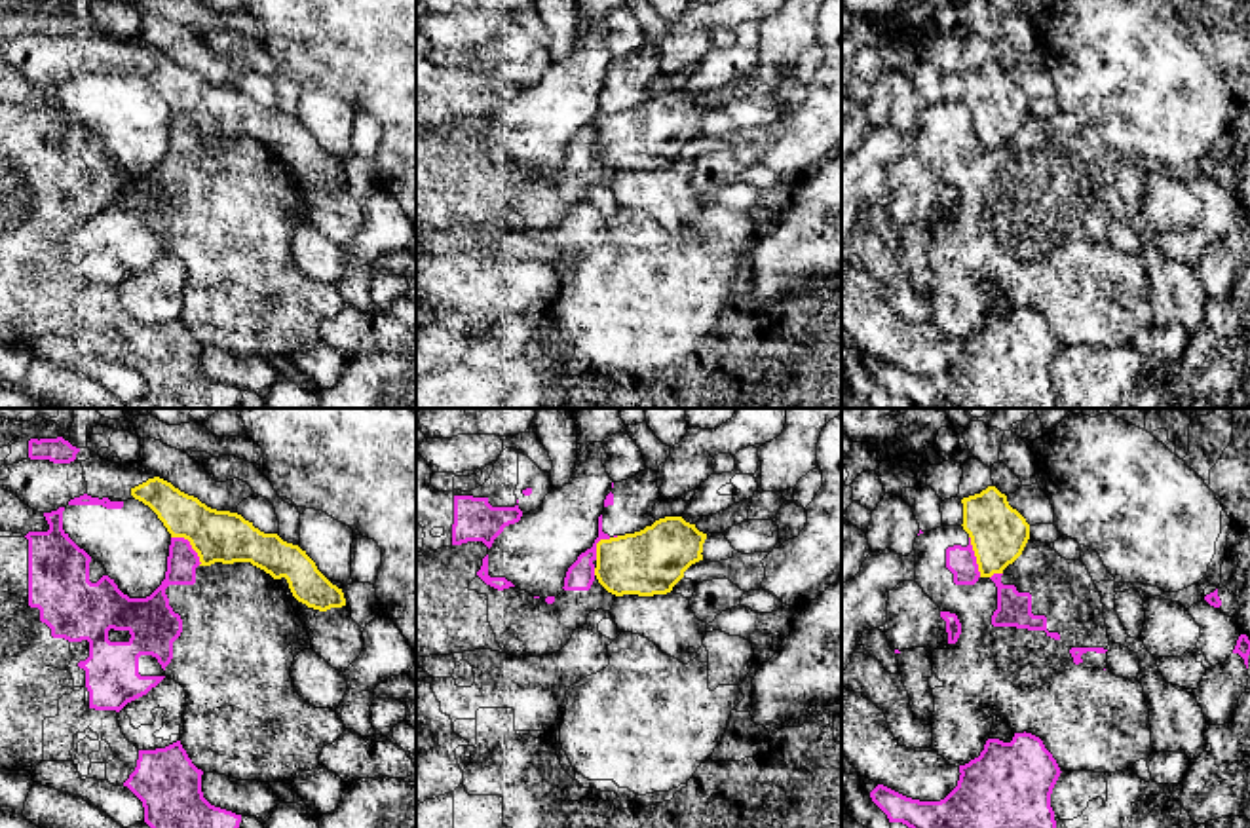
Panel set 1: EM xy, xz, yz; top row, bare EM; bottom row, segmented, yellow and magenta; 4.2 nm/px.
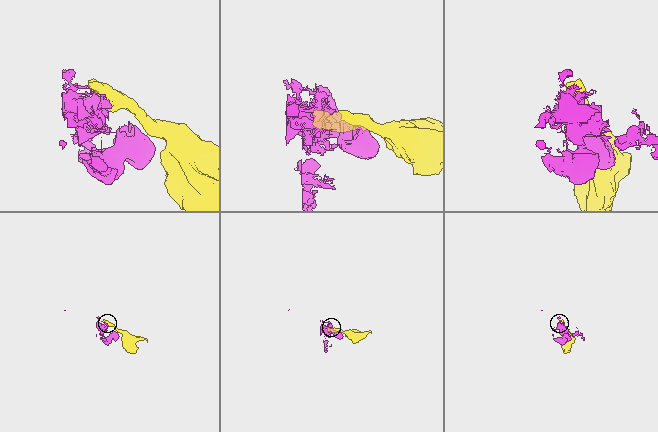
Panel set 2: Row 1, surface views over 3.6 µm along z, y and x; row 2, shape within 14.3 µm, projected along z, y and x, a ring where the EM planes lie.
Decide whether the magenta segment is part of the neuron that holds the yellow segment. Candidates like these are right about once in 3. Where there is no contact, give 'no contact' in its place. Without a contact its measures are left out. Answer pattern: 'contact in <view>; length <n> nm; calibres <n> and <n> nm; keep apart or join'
contact in xy; length 180 nm; calibres 220 and 130 nm; keep apart

